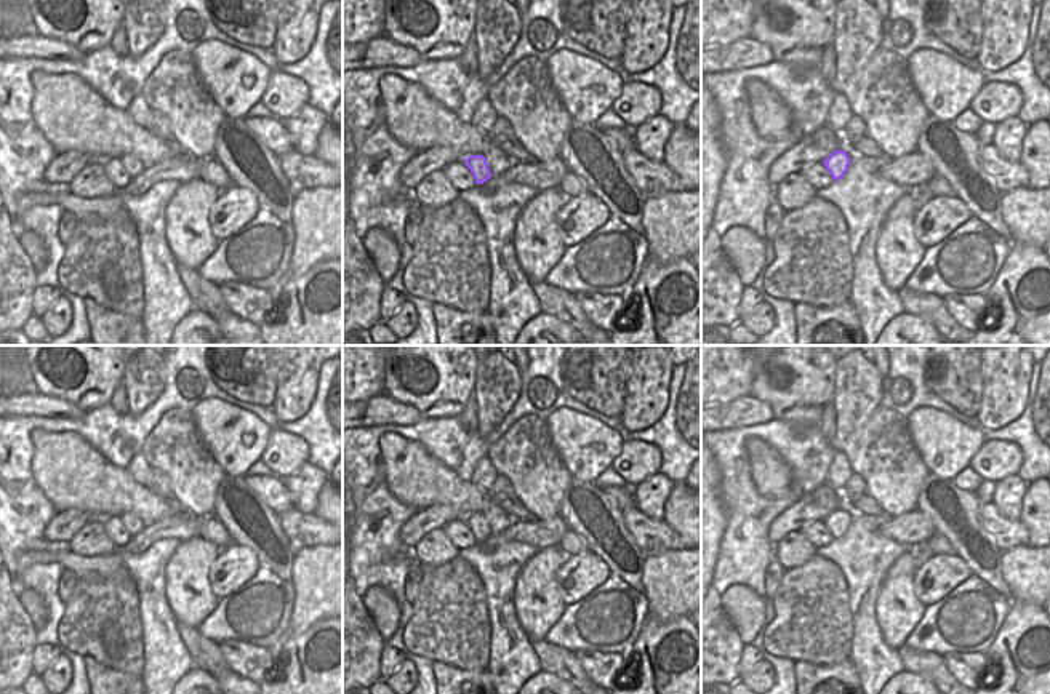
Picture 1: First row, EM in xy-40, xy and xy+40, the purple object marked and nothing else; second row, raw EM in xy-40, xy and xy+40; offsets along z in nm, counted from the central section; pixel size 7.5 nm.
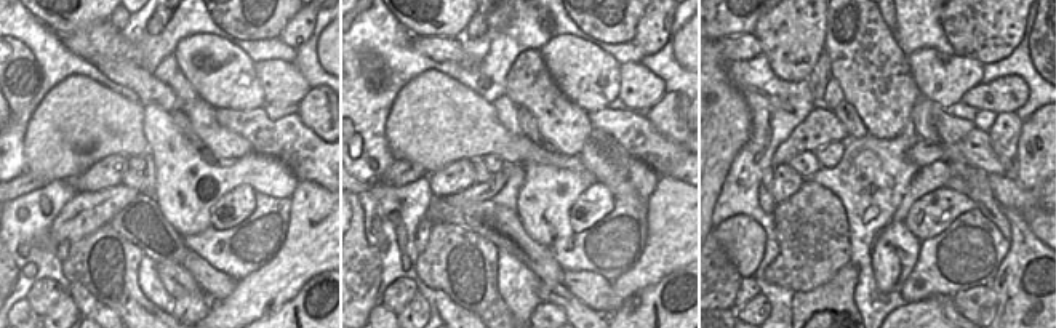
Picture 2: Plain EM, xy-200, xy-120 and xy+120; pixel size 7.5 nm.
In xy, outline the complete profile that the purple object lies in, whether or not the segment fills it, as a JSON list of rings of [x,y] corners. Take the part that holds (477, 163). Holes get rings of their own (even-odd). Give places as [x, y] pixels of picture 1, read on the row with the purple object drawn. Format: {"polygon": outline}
{"polygon": [[[471,155],[464,162],[466,166],[471,170],[475,184],[483,184],[491,176],[501,176],[503,173],[503,166],[498,158],[487,160],[483,155]]]}

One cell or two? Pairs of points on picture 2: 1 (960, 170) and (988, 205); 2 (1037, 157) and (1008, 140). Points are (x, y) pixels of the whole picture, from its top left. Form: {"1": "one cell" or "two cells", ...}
{"1": "one cell", "2": "two cells"}

